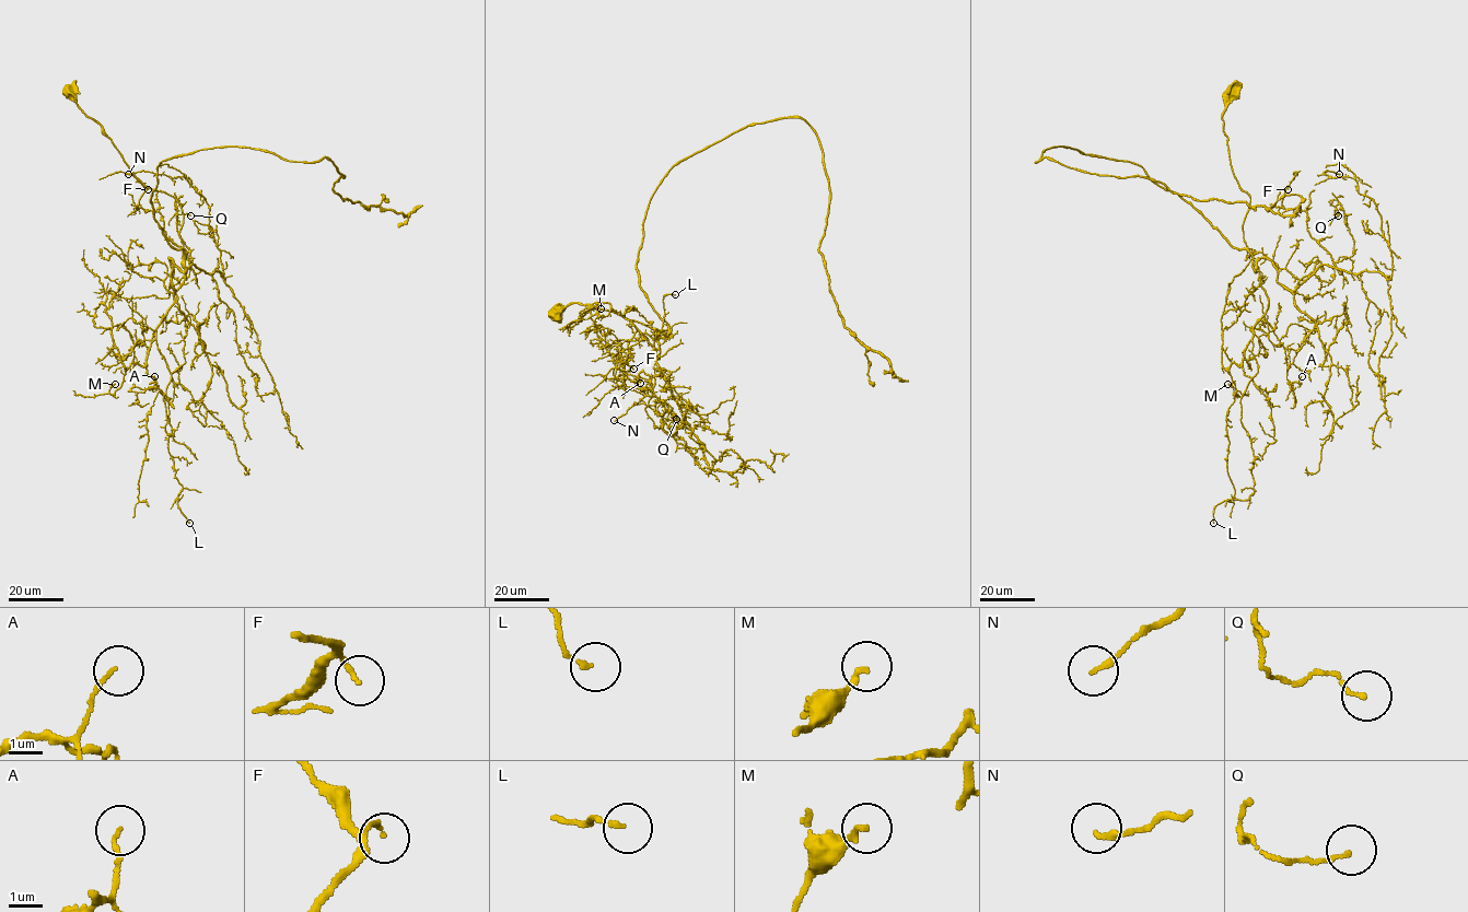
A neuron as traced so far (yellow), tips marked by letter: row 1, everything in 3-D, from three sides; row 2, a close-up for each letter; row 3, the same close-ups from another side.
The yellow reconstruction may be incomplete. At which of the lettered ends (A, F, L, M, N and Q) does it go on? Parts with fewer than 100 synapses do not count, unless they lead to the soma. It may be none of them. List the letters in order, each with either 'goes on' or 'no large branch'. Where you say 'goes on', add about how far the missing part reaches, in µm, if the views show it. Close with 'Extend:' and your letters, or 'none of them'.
A: no large branch
F: no large branch
L: no large branch
M: no large branch
N: no large branch
Q: no large branch
Extend: none of them

